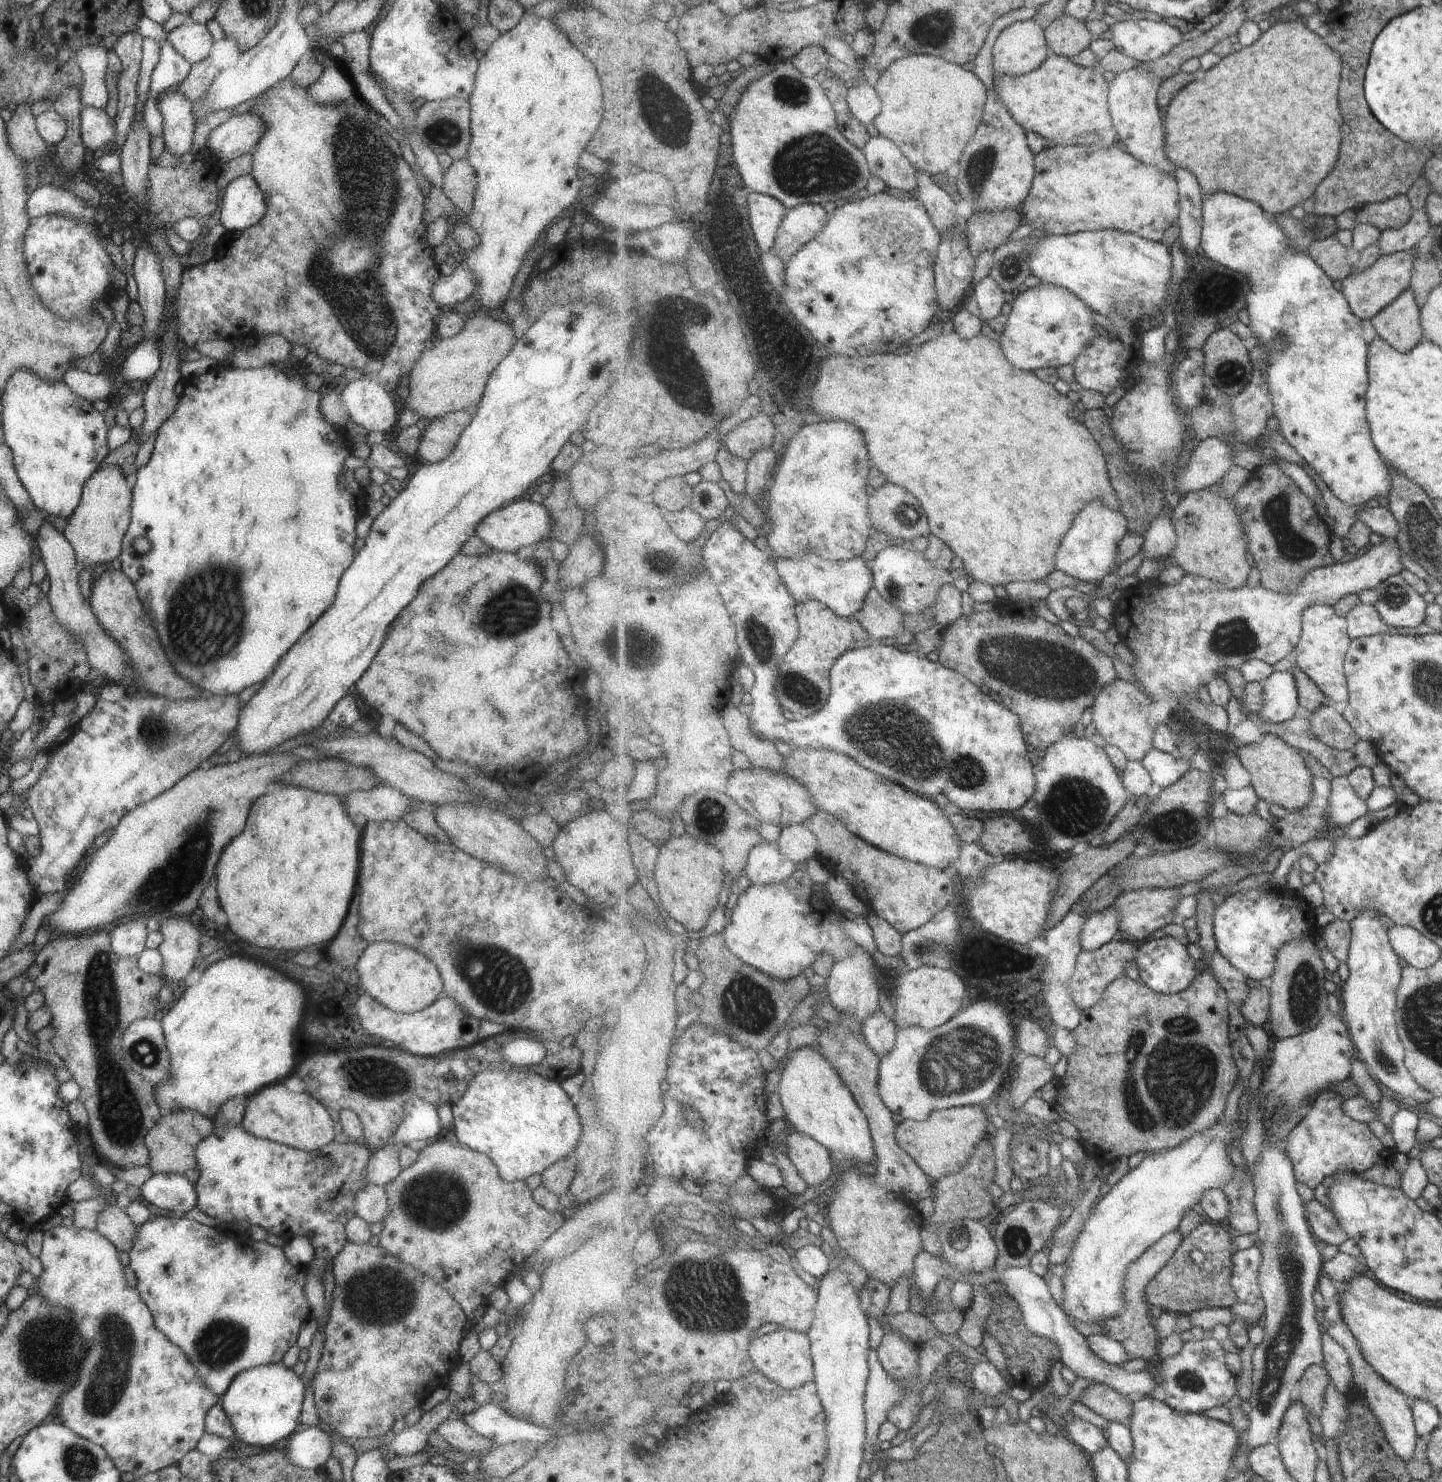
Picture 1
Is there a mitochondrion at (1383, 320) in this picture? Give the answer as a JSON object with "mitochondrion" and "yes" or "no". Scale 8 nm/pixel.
{"mitochondrion":"no"}

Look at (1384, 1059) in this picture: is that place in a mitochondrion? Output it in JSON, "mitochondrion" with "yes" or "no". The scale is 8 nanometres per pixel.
{"mitochondrion":"yes"}

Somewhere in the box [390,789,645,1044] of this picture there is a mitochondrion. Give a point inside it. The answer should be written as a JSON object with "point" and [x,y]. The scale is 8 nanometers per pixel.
{"point":[488,987]}

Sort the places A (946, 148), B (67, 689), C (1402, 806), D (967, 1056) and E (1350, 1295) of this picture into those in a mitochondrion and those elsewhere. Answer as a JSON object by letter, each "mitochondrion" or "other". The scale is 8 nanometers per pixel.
{"A":"other","B":"other","C":"other","D":"mitochondrion","E":"other"}

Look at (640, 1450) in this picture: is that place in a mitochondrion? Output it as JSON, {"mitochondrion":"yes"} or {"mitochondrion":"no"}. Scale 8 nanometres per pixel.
{"mitochondrion":"no"}

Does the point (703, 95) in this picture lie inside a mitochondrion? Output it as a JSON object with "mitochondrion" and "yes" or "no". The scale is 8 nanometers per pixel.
{"mitochondrion":"no"}

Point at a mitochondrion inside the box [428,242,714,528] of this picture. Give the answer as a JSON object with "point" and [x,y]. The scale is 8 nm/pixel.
{"point":[686,385]}

